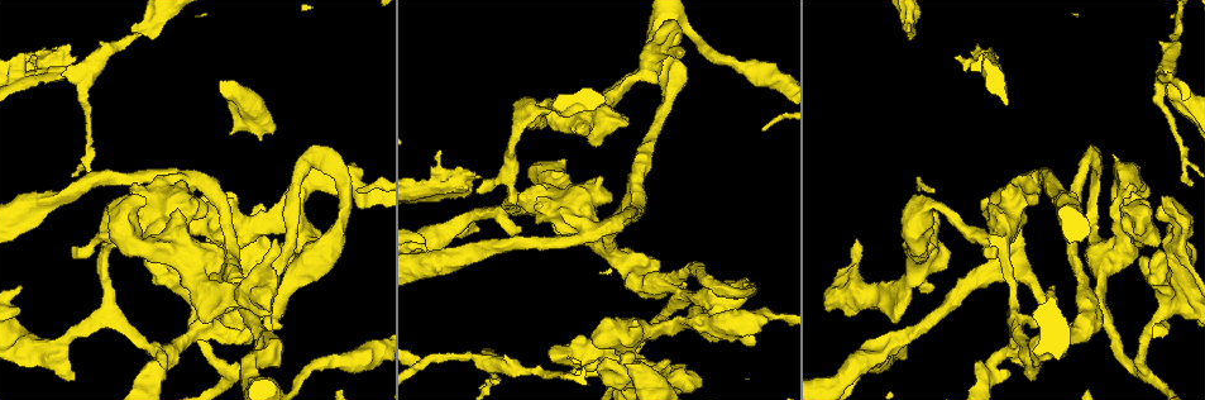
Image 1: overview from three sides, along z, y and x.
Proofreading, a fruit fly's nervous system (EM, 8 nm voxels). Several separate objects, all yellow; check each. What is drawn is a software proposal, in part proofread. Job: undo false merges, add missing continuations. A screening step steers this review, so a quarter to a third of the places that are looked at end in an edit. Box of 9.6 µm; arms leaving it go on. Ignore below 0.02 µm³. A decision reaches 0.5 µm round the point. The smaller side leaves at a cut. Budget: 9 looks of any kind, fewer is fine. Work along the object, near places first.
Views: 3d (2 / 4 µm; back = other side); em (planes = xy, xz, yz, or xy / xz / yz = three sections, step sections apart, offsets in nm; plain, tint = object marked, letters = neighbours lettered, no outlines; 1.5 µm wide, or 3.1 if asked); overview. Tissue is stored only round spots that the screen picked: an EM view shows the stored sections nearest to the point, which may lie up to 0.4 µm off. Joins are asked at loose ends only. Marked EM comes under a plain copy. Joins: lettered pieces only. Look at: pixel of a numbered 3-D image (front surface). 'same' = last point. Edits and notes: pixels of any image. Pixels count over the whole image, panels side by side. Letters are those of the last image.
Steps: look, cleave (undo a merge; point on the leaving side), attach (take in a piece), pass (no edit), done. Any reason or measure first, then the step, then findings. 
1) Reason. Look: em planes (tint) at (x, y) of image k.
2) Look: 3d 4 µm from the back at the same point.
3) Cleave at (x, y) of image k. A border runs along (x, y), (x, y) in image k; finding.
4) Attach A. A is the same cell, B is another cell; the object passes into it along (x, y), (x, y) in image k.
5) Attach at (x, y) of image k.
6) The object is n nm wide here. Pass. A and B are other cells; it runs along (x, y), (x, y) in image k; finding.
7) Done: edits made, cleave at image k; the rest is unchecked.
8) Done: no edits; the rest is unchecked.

Look: em planes (letters) at (1084, 325) of image 1.

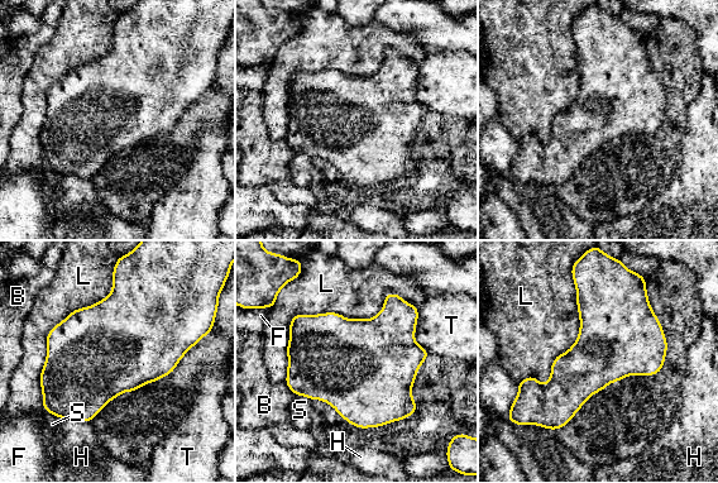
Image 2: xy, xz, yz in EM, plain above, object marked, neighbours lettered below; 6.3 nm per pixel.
The object is 600 nm wide here; the longest contact is with L, 900 nm. Pass. B, F, H, L, S and T are other cells; one neuron here.

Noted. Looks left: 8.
Two arms at a narrow angle. Look: 3d 2 µm at (1181, 218) of image 1.

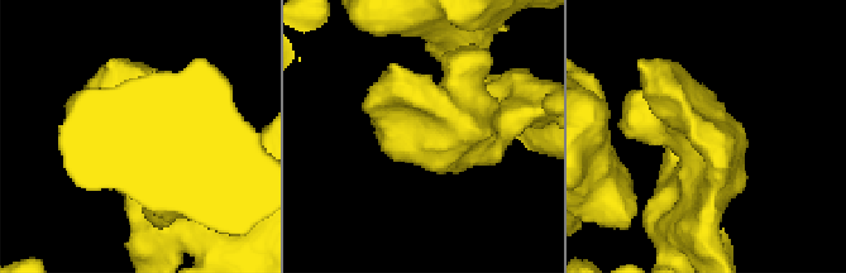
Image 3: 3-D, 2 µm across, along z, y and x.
Look: em planes (tint) at (465, 128) of image 3.

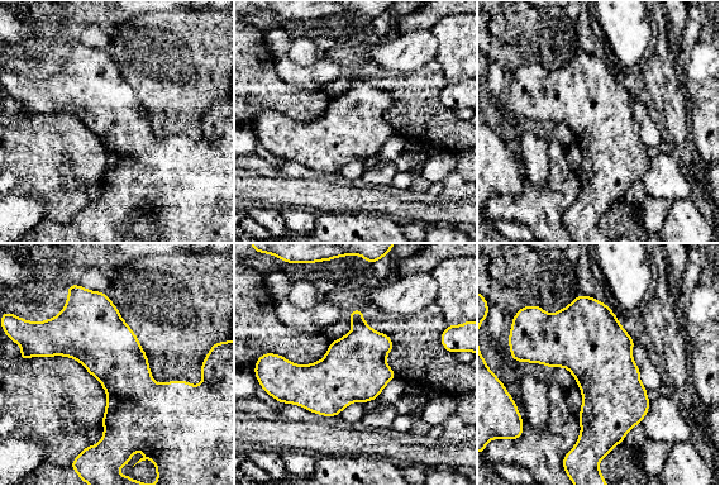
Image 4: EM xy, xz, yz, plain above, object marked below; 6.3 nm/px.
Look: em planes (letters) at the same point.

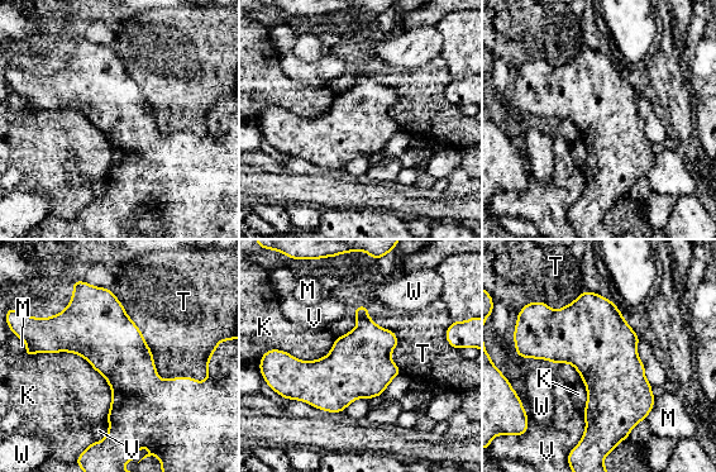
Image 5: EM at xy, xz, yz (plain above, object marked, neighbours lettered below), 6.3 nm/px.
Pass. K, M, T, V and W are other cells; a border runs along (111, 291), (157, 375), (189, 377) in image 5; continuous, no second neuron.

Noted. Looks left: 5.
Sudden change in width. Look: em xy step 4 (tint) at (89, 106) of image 1.

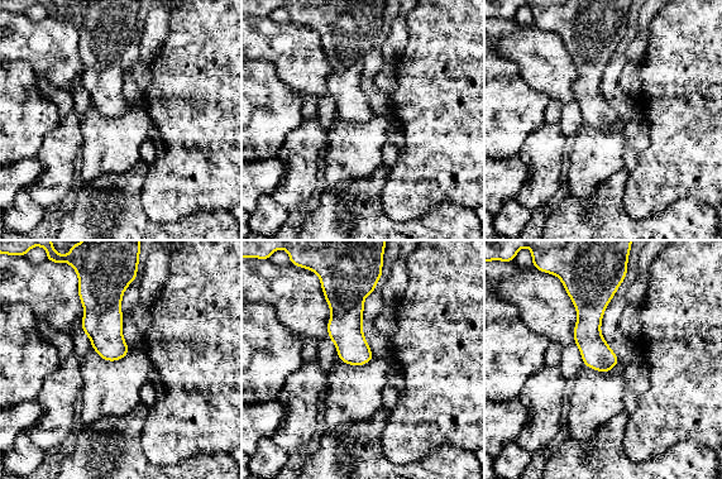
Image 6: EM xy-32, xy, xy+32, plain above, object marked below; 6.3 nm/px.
Look: em planes (tint) at the same point.

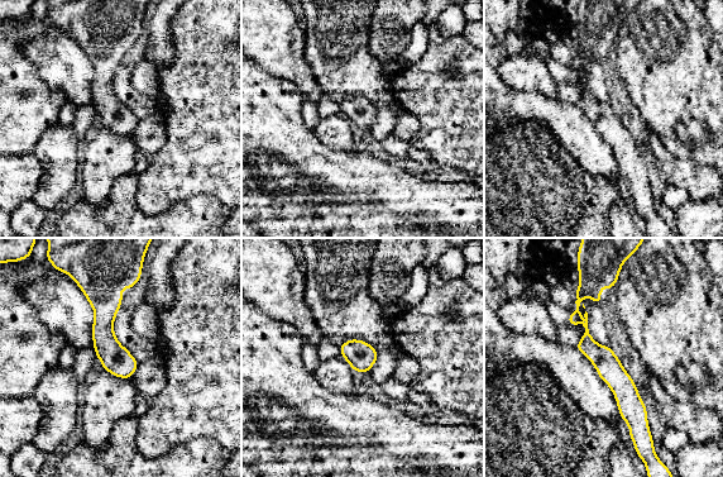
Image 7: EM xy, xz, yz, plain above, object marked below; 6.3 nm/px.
Look: em planes (letters) at the same point.

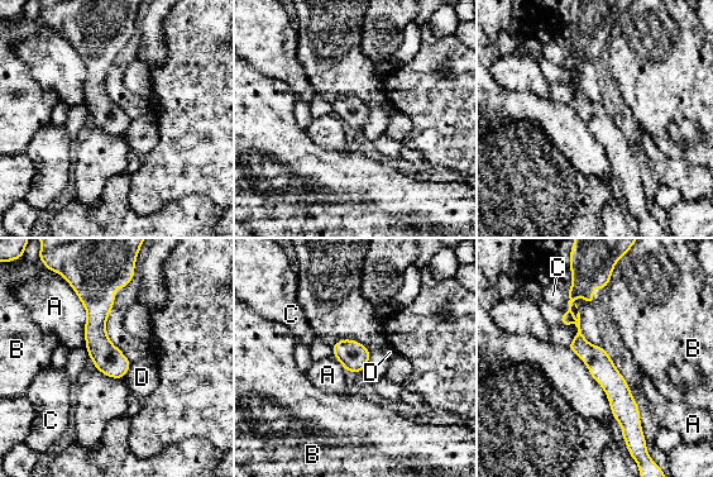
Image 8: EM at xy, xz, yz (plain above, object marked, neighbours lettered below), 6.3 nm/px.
Pass. A, B, C and D are other cells; one neuron here.

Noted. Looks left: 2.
Look: em planes (letters) at (1096, 232) of image 1.

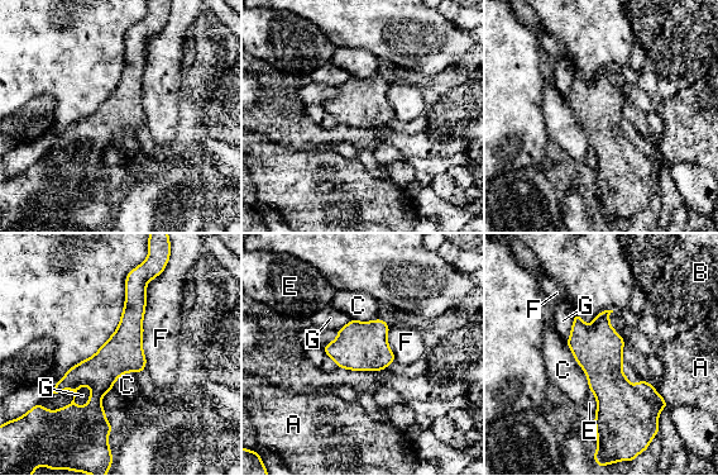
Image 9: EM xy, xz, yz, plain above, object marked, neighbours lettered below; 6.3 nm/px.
Pass. A, B, C, E, F and G are other cells; it runs along (128, 285), (130, 331), (100, 372), (101, 422) in image 9; one neuron here.

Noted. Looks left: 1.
Done: no edits; the rest is unchecked.

